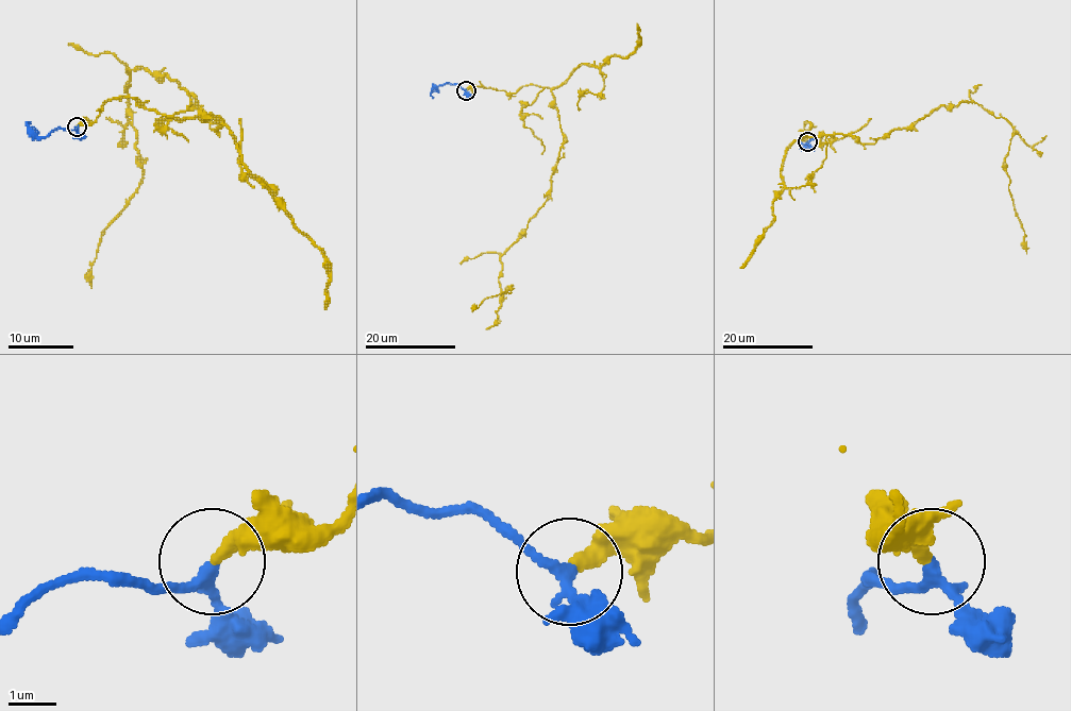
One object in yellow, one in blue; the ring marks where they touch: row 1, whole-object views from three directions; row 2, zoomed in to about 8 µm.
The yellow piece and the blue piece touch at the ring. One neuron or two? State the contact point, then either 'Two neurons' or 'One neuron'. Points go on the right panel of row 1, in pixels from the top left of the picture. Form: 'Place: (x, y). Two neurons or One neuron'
Place: (807, 141). One neuron

